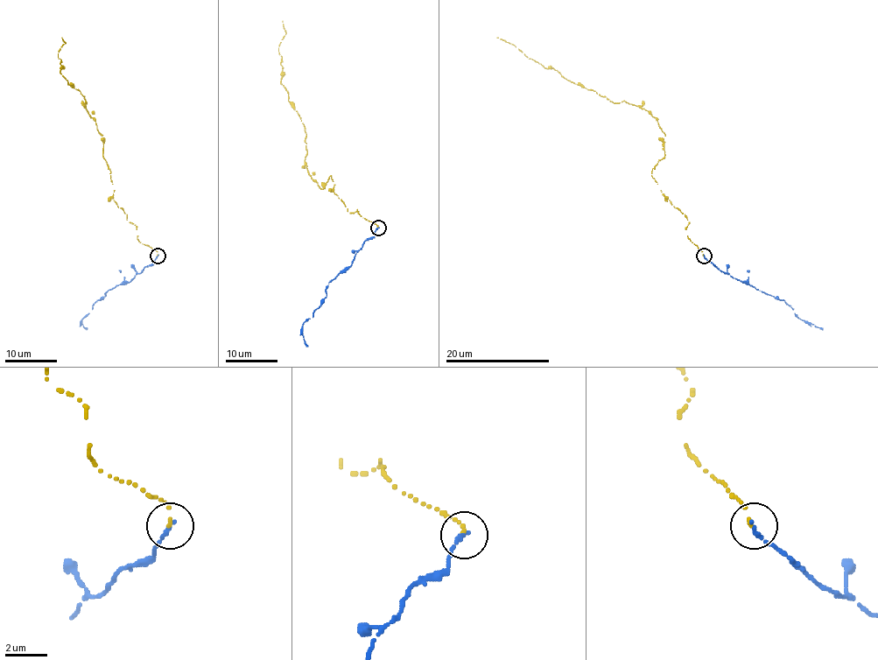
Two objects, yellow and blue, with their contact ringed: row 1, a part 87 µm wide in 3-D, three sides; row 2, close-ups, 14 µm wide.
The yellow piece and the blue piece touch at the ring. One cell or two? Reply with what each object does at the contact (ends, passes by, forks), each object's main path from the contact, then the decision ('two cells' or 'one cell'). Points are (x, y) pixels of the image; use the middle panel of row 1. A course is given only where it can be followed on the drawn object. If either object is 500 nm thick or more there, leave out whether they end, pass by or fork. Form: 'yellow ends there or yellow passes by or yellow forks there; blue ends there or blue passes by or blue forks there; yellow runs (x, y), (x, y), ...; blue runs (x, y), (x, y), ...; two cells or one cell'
yellow ends there; blue ends there; yellow runs (377, 227), (347, 211), (331, 175), (323, 189), (312, 179), (305, 125), (280, 82), (283, 20); blue runs (377, 228), (361, 244), (350, 266), (328, 283), (326, 296), (313, 315), (304, 323), (302, 335), (307, 347); two cells

